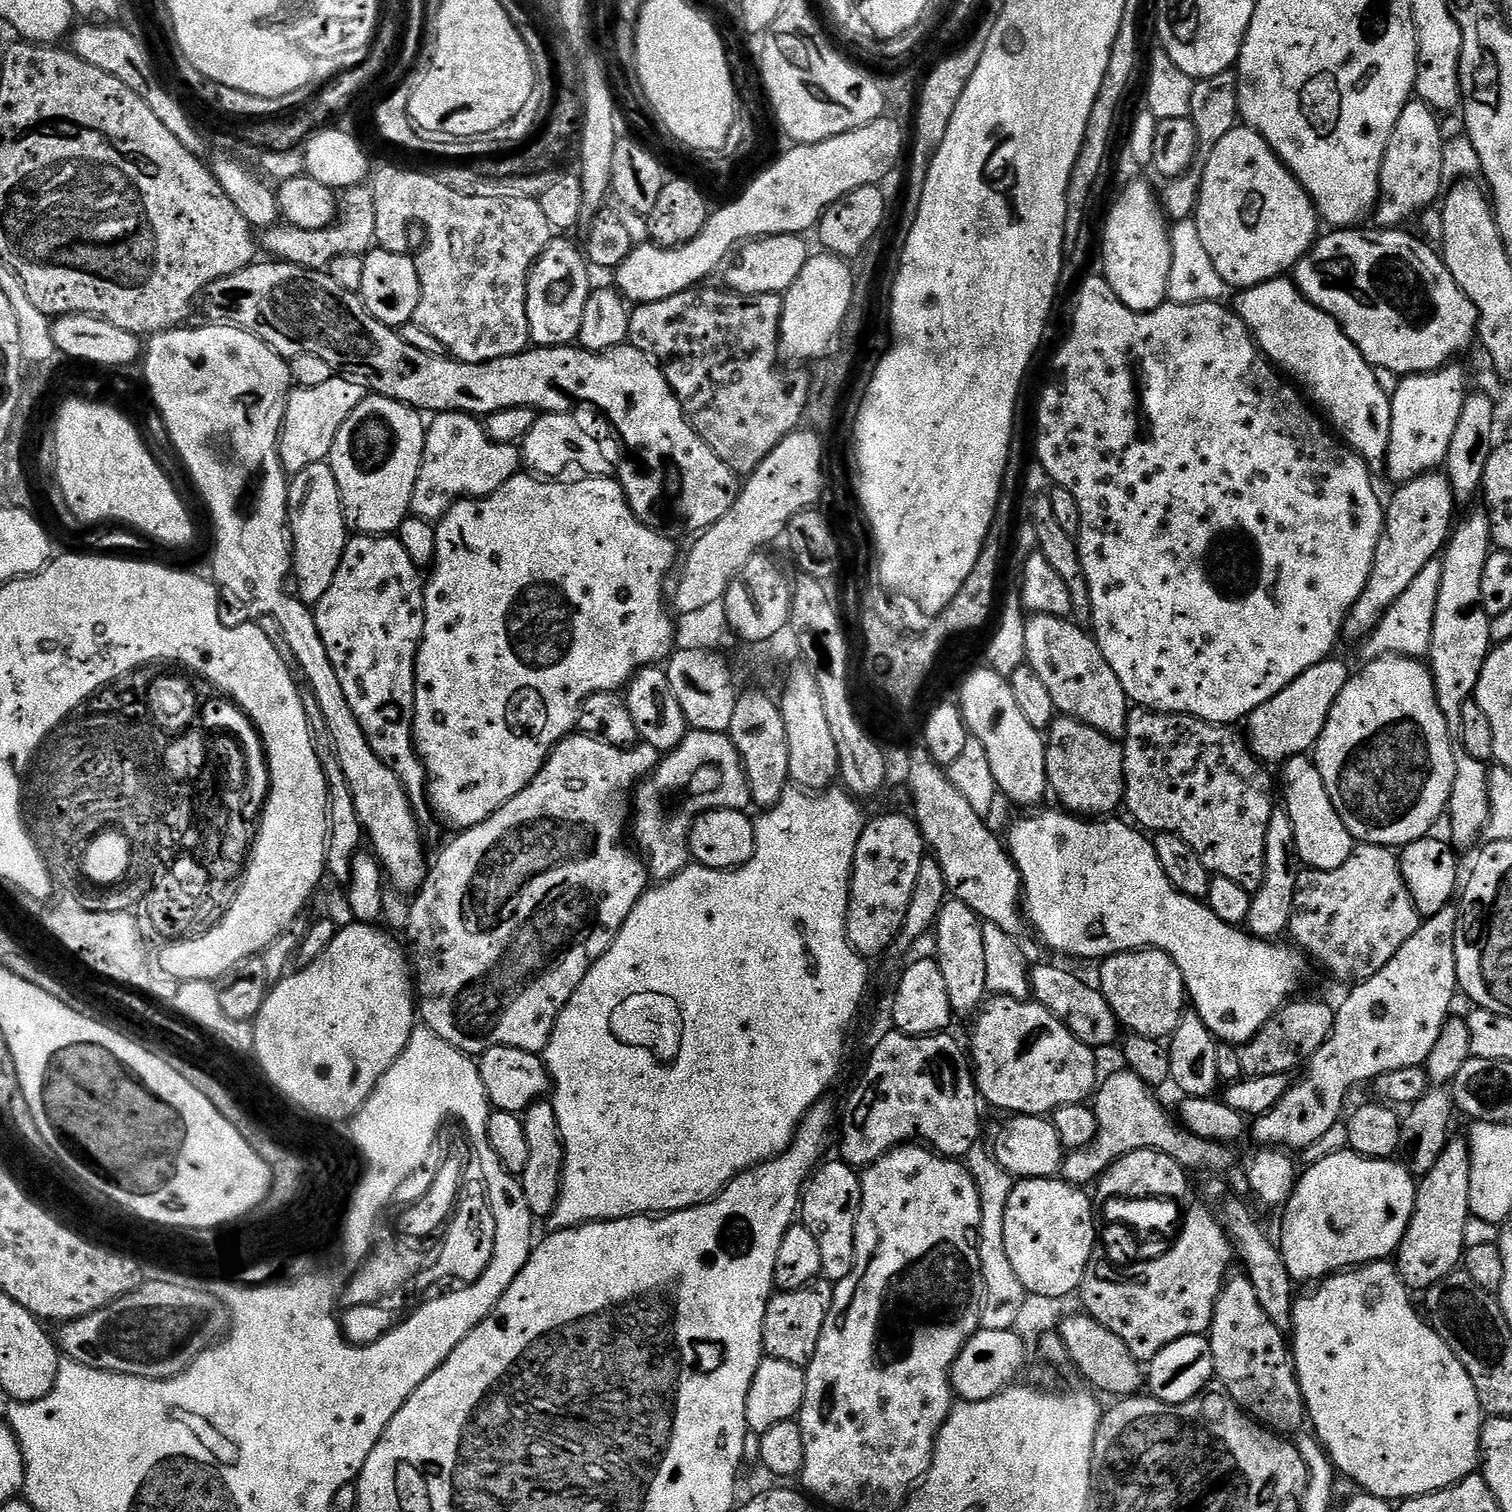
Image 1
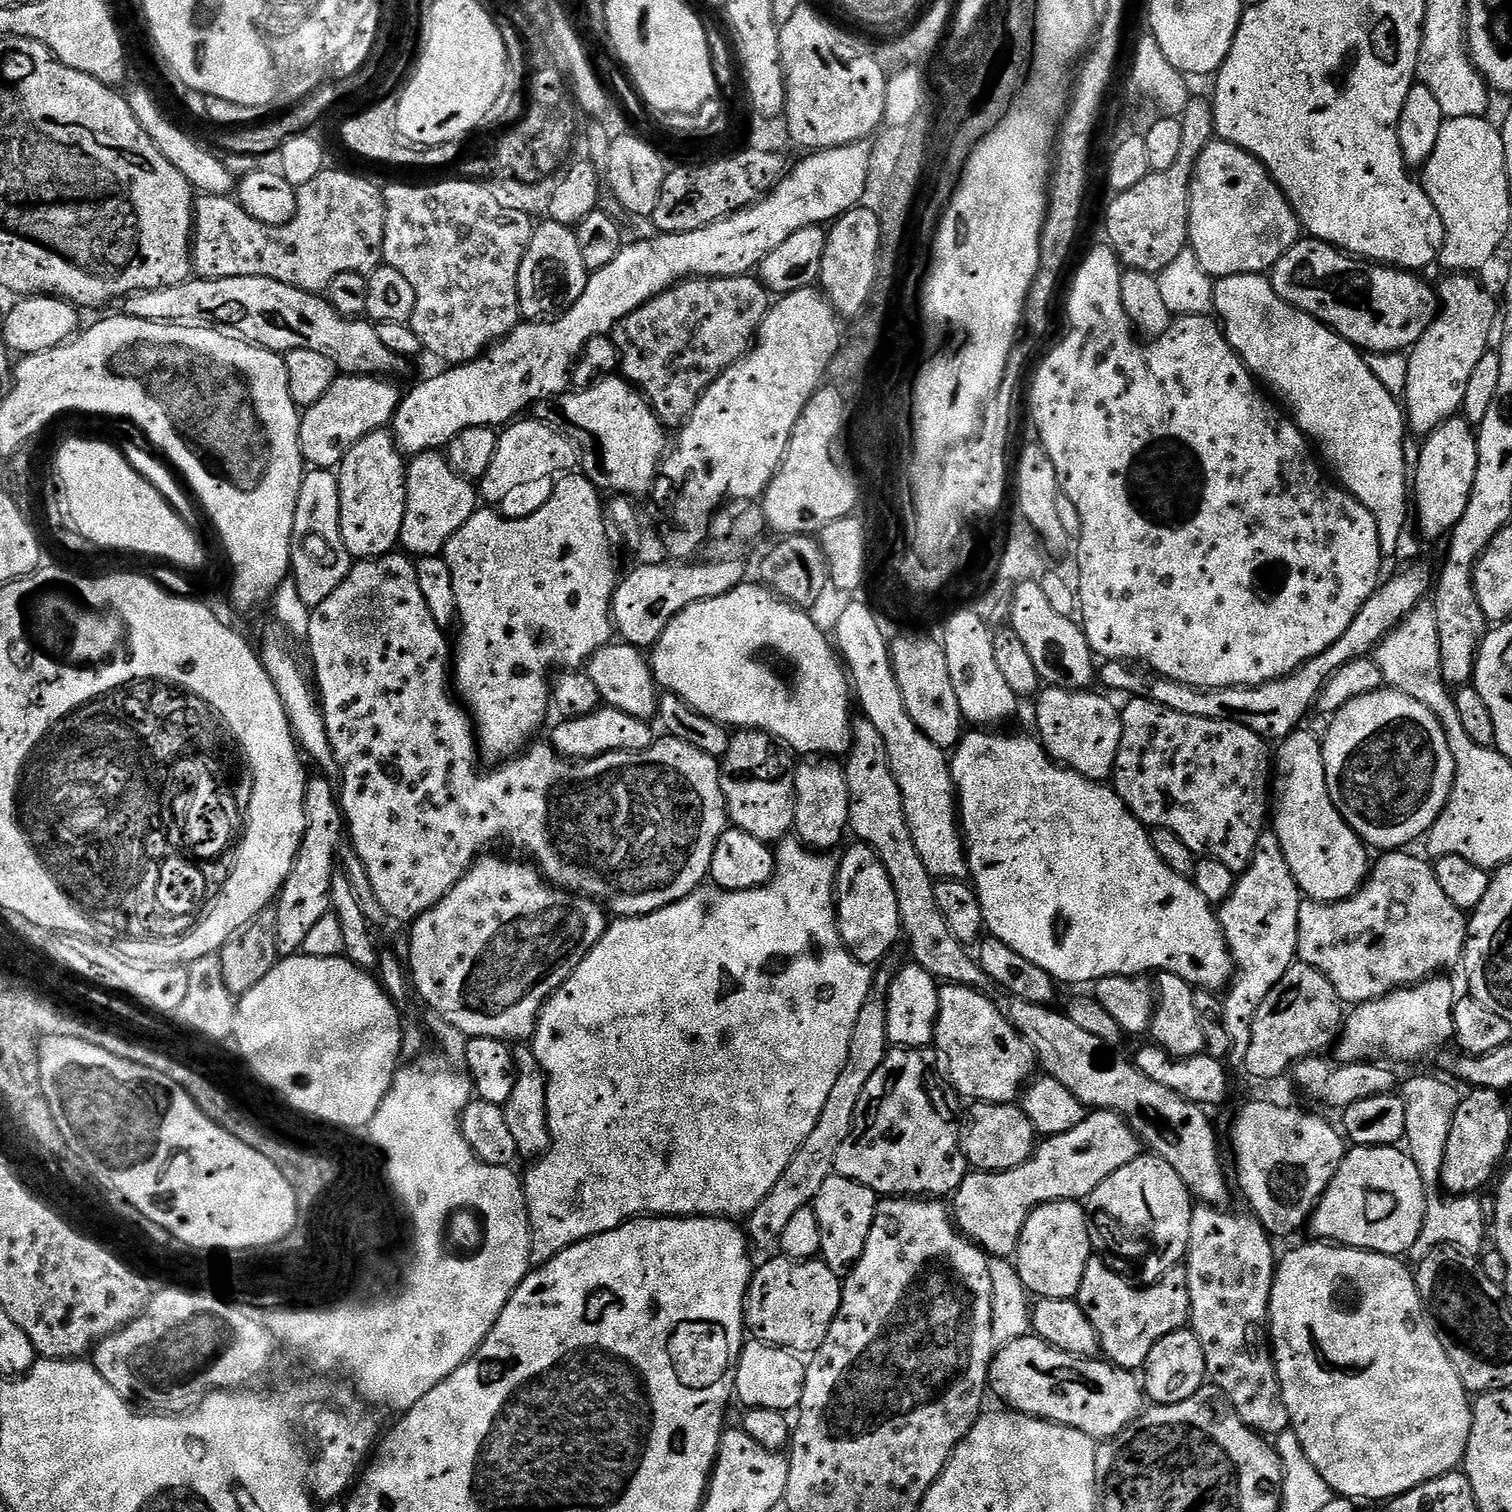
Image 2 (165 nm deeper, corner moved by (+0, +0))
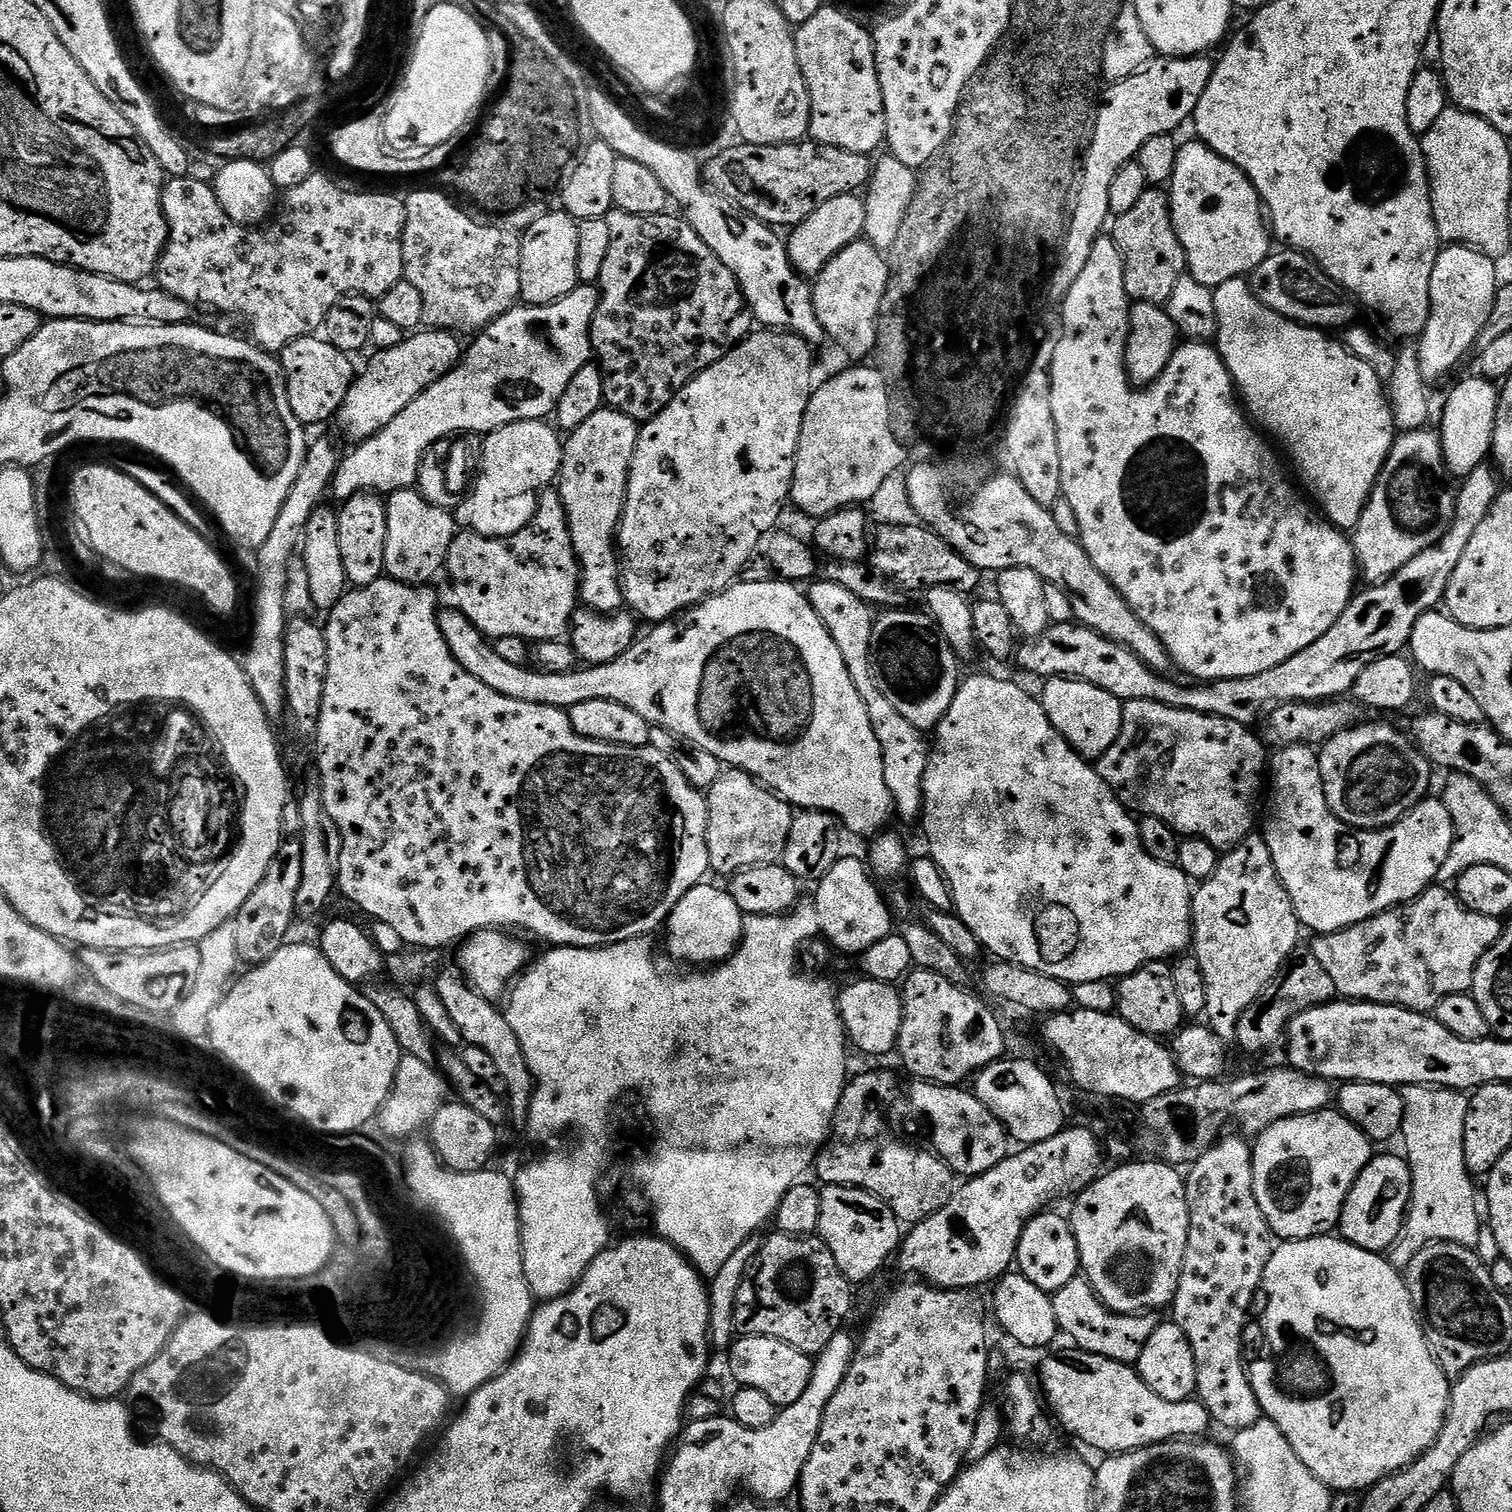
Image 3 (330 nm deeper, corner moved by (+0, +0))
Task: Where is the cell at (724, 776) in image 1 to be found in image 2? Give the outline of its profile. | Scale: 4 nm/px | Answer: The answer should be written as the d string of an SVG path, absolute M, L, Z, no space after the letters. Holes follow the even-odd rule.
M389 554L376 560L356 560L342 586L338 586L338 590L334 590L334 594L330 594L330 598L326 598L322 606L311 609L311 614L306 646L312 655L312 668L316 671L314 684L318 689L326 732L330 746L333 747L334 758L340 767L338 786L346 836L347 839L348 836L352 839L351 851L365 867L374 894L388 918L411 922L426 914L426 910L438 906L438 902L442 902L442 898L446 898L446 894L450 894L450 890L458 886L458 882L468 873L478 857L489 851L488 844L496 844L500 839L504 839L510 847L533 856L528 858L534 861L540 875L549 884L596 901L616 918L645 916L662 910L686 898L709 879L708 871L710 858L714 856L714 846L730 824L728 807L724 805L720 785L720 760L717 757L702 754L702 750L694 750L694 746L670 735L665 735L664 740L657 739L641 752L607 752L601 756L576 758L571 762L561 756L551 743L536 742L523 754L493 767L496 769L487 776L476 769L478 737L474 731L474 721L463 703L458 702L450 687L450 644L448 648L448 640L444 637L447 636L445 629L440 628L438 622L434 622L434 614L430 614L426 607L426 598L422 598L422 589L418 587L415 563L407 555Z

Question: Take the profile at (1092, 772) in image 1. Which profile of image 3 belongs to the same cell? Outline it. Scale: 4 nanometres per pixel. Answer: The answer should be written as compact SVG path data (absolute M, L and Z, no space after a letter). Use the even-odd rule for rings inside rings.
M1054 676L1045 679L1043 684L1044 689L1038 692L1038 699L1054 730L1058 730L1058 734L1062 734L1068 745L1085 760L1095 762L1102 759L1122 730L1122 701L1090 682L1072 680L1069 676Z

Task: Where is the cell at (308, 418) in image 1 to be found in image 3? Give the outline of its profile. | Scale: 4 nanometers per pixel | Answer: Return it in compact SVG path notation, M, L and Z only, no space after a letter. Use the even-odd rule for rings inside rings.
M420 330L404 338L393 349L382 349L364 368L364 373L353 379L338 413L340 428L351 442L368 440L378 430L390 426L418 394L422 394L438 378L442 378L460 360L462 355L461 337L447 330Z

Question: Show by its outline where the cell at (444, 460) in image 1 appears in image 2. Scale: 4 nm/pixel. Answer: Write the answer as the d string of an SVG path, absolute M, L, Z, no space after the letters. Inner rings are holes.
M439 451L415 453L406 467L406 518L402 518L399 547L412 558L441 555L450 538L454 538L454 534L458 534L458 530L462 530L462 526L466 526L468 519L477 512L477 485L460 475L450 465L449 457Z

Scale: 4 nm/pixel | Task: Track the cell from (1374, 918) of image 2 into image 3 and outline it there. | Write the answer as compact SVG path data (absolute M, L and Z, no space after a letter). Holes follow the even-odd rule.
M1433 886L1409 904L1349 928L1317 935L1310 951L1330 973L1343 999L1393 1004L1428 1014L1442 998L1471 989L1482 954L1498 942L1501 931L1497 917L1478 914L1462 906L1455 891Z

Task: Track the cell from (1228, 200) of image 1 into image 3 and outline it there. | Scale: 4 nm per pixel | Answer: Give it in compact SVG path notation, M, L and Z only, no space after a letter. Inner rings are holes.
M1198 138L1191 139L1180 144L1178 162L1170 181L1172 221L1188 259L1187 271L1204 286L1215 290L1222 282L1238 280L1255 272L1256 267L1273 251L1274 240L1270 235L1264 203L1248 175Z

